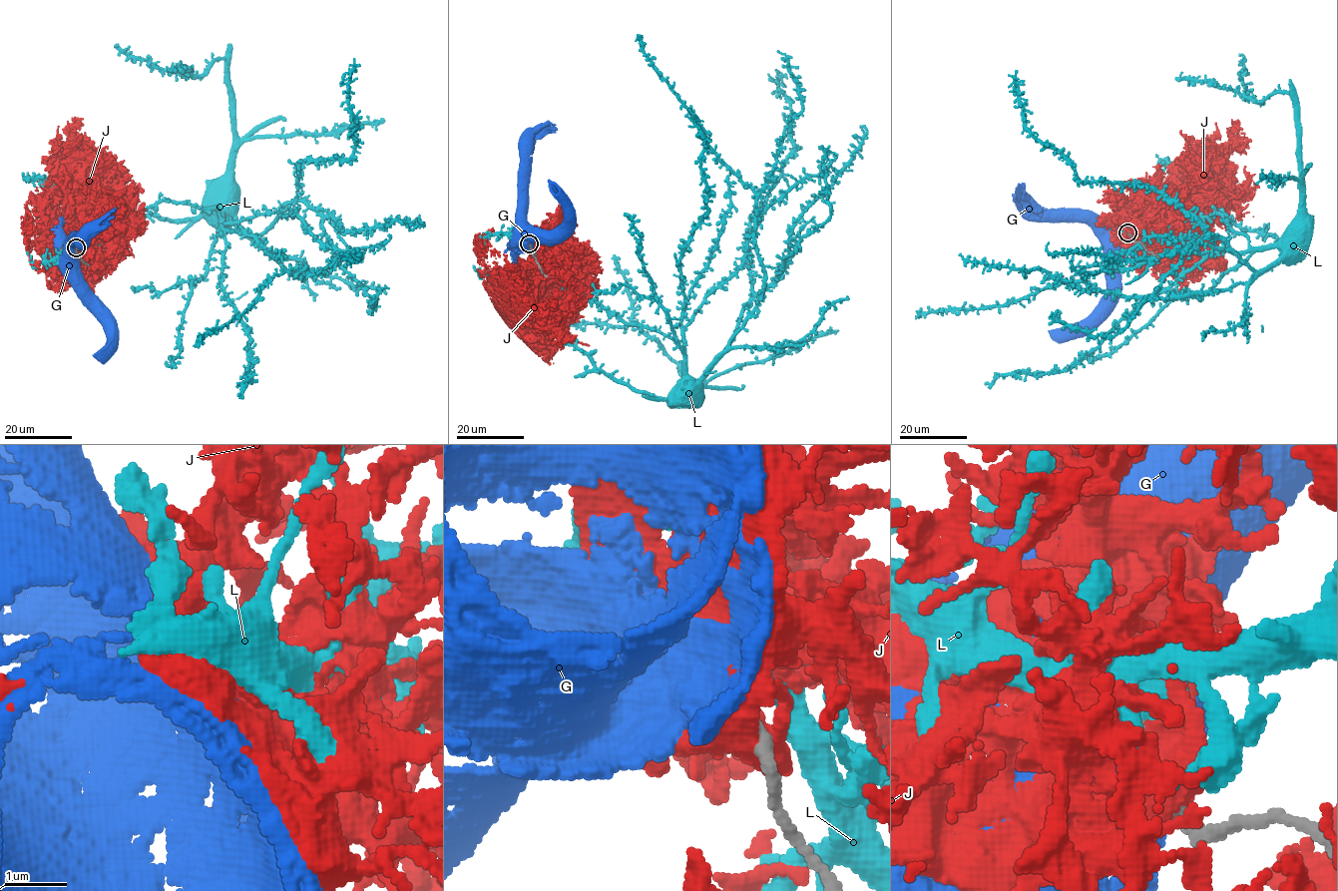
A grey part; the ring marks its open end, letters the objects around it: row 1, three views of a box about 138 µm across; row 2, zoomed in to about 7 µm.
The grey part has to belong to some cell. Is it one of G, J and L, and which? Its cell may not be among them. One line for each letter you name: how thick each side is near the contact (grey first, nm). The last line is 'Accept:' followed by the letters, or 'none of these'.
Accept: none of these

